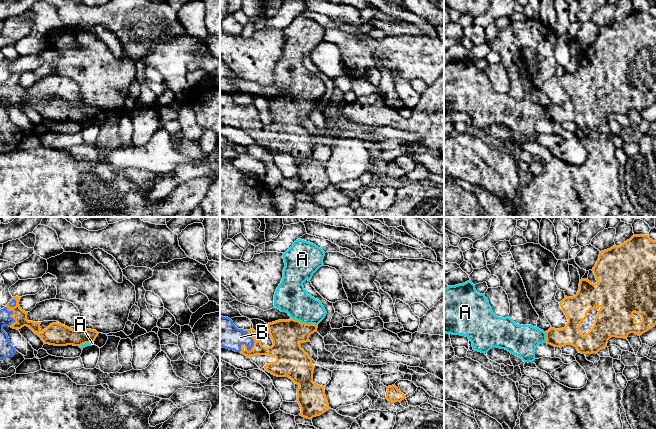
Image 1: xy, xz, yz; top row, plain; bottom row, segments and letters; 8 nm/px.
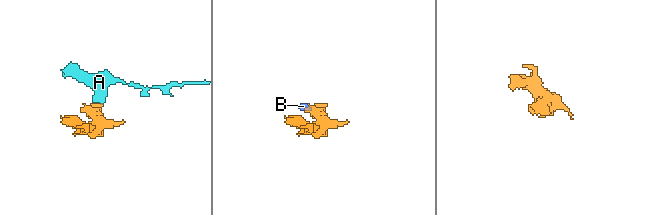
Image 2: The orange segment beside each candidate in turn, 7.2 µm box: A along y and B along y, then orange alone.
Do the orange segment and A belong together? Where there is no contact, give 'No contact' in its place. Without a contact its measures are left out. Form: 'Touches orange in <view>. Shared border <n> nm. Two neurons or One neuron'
Touches orange in xz. Shared border 220 nm. One neuron

